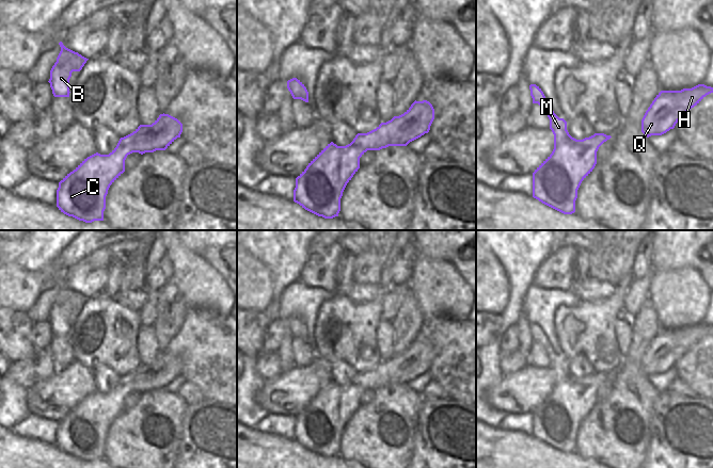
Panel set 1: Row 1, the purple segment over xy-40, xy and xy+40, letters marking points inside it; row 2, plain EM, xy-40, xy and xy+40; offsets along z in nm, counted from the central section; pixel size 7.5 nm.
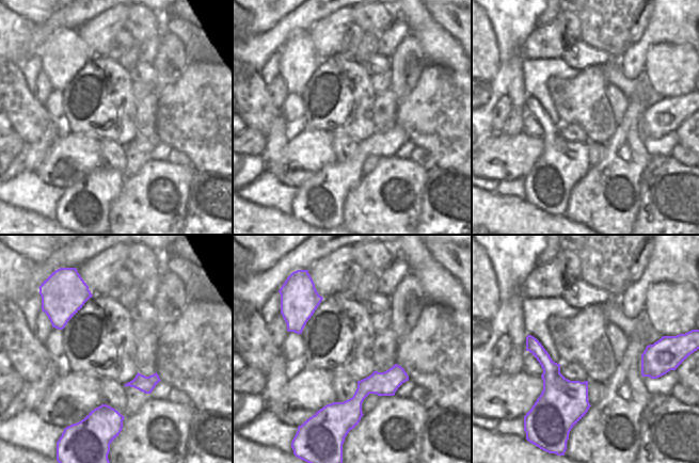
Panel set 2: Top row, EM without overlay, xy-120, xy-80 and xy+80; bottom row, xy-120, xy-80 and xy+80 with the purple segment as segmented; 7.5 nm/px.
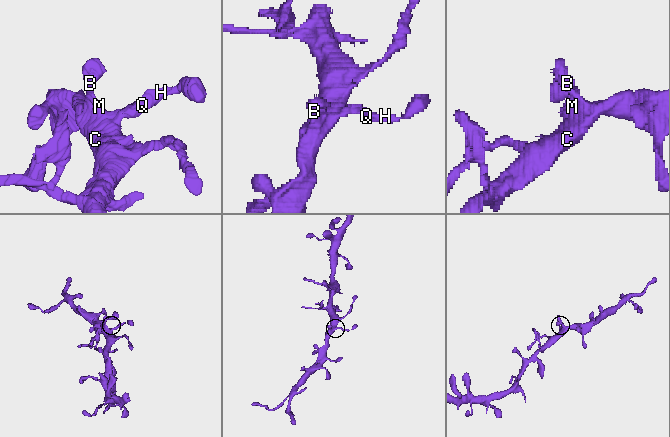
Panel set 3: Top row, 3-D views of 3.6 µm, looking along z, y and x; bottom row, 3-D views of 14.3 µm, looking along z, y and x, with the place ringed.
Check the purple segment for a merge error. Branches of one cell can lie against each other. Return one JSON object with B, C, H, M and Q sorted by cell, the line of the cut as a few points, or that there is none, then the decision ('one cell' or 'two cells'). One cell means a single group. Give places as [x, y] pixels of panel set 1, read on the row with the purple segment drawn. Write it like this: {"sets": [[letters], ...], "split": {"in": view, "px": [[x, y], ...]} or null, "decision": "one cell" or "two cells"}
{"sets": [["B", "C", "H", "M", "Q"]], "split": null, "decision": "one cell"}

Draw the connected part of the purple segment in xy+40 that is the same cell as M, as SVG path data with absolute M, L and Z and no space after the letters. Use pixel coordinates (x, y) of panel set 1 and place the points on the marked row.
M530 84L529 90L533 103L538 103L545 111L550 119L550 129L554 134L552 154L533 173L533 197L564 214L572 214L575 212L577 190L597 164L599 147L612 136L595 133L583 140L572 138L567 130L567 122L554 113L541 88L536 84Z

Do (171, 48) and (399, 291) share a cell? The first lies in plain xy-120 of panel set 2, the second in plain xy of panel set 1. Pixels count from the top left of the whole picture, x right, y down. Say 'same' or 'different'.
different

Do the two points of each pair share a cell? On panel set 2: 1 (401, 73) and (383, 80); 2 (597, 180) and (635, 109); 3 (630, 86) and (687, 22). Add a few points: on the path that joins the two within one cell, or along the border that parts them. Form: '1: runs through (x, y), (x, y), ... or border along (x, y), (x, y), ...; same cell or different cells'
1: border along (390, 70), (391, 85), (388, 88); different cells
2: runs through (615, 162), (625, 150), (630, 127); same cell
3: border along (618, 61), (622, 74), (634, 80); different cells

